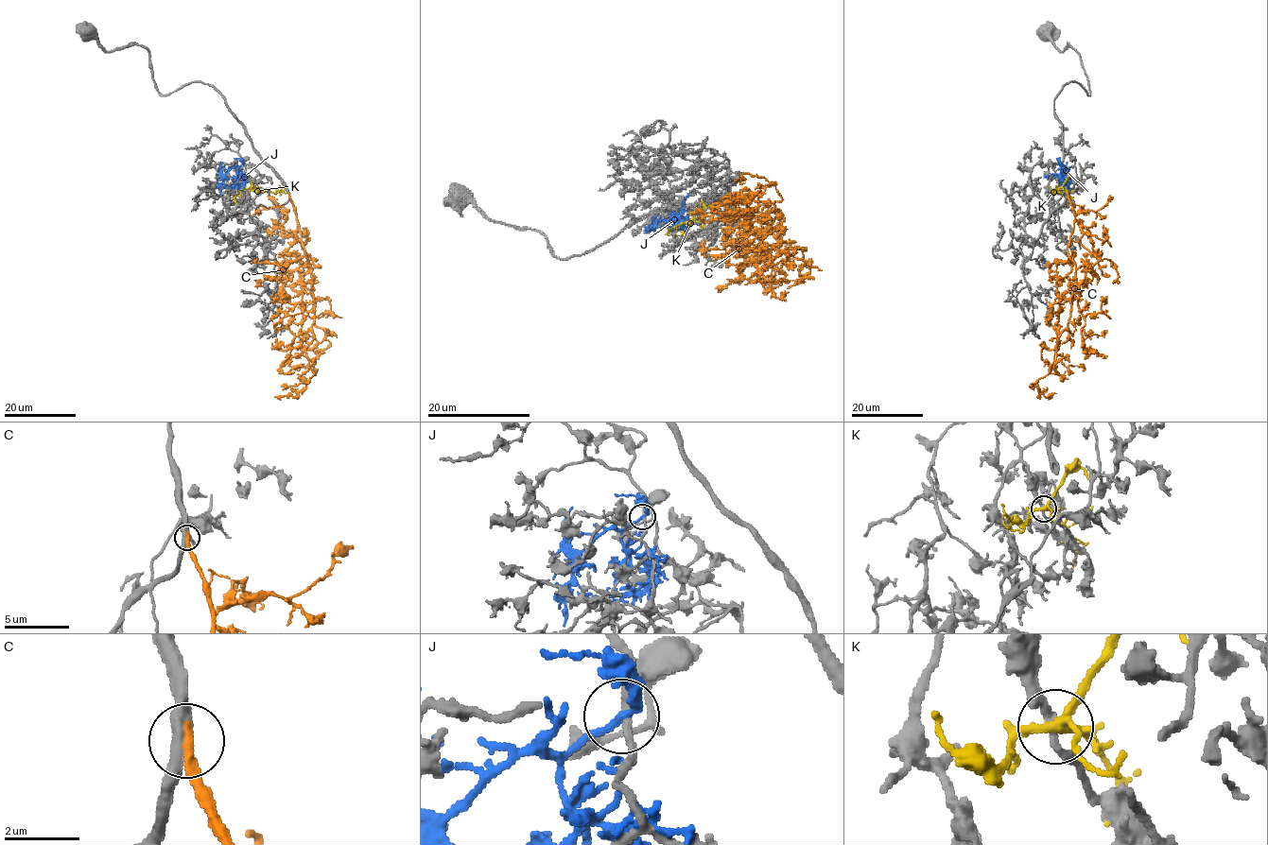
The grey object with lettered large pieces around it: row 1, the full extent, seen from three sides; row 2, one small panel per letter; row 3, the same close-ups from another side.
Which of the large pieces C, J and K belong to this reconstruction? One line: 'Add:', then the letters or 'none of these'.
Add: C

